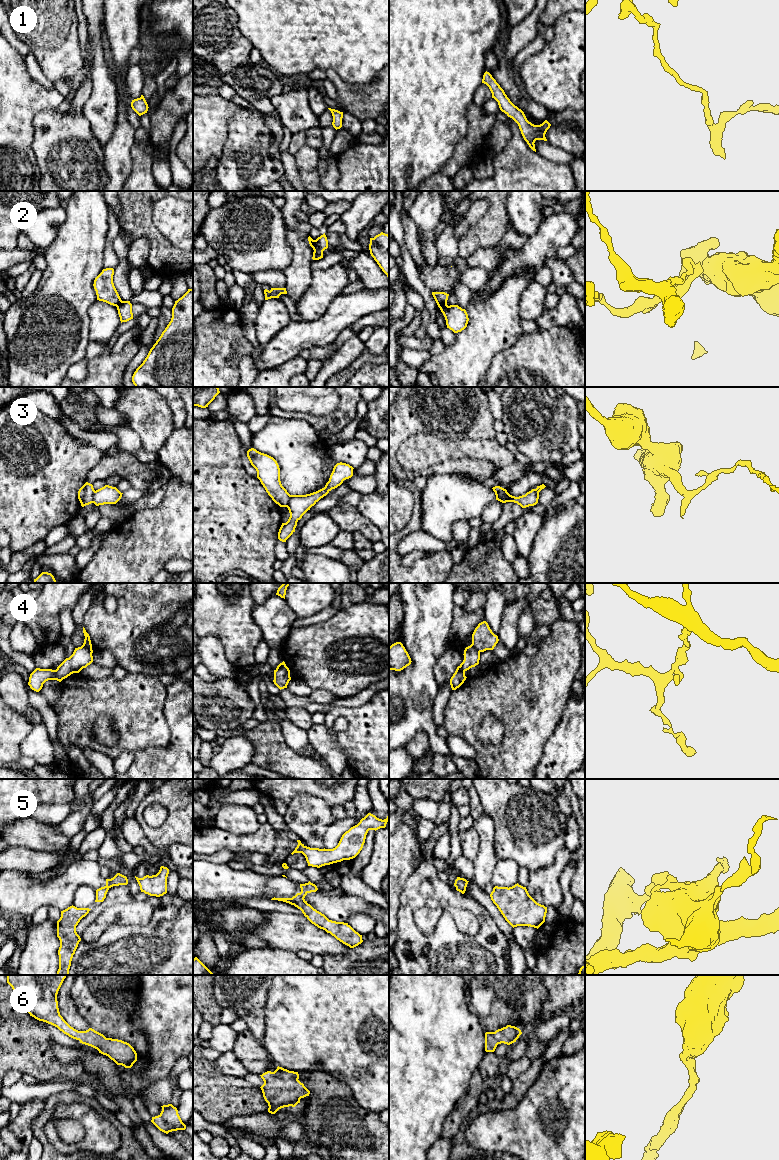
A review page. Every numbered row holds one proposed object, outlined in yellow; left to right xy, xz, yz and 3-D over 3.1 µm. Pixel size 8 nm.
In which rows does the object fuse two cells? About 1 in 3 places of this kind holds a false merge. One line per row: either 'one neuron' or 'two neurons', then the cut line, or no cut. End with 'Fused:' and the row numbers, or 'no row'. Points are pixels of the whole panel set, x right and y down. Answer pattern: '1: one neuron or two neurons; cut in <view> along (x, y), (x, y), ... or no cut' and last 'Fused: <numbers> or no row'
1: one neuron; no cut
2: two neurons; cut in yz along (446, 304), (438, 306)
3: two neurons; cut in xy along (95, 491), (92, 502)
4: two neurons; cut in xy along (82, 645), (91, 649)
5: two neurons; cut in xz along (304, 846), (301, 852)
6: one neuron; no cut
Fused: 2, 3, 4, 5

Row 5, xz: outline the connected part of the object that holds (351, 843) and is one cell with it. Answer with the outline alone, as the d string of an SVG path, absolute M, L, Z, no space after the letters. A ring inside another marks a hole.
M368 813L360 822L346 831L338 845L333 849L319 849L304 846L302 854L308 866L320 868L325 865L355 858L363 848L369 830L385 828L389 822L389 815L382 820Z

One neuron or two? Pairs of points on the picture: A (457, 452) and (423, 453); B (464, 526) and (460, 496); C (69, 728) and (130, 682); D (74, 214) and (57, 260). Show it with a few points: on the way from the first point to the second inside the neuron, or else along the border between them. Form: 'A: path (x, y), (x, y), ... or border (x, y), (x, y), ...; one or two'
A: path (449, 452), (431, 452); one
B: border (468, 520), (457, 520), (453, 524), (452, 539); two
C: path (84, 713), (101, 696), (115, 696); one
D: path (74, 225), (74, 243), (68, 249); one

